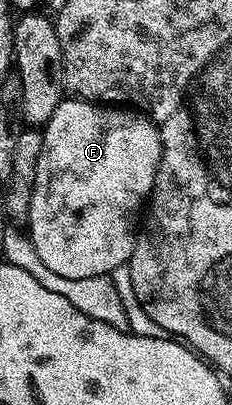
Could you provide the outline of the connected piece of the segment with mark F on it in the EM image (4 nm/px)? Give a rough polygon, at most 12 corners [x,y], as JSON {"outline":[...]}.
{"outline":[[67,96],[25,223],[49,272],[114,275],[163,155],[146,113]]}

